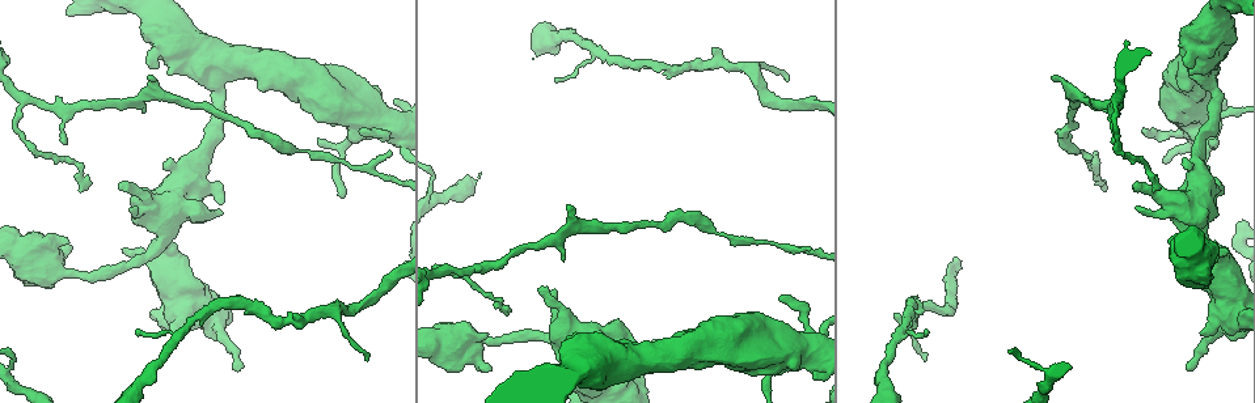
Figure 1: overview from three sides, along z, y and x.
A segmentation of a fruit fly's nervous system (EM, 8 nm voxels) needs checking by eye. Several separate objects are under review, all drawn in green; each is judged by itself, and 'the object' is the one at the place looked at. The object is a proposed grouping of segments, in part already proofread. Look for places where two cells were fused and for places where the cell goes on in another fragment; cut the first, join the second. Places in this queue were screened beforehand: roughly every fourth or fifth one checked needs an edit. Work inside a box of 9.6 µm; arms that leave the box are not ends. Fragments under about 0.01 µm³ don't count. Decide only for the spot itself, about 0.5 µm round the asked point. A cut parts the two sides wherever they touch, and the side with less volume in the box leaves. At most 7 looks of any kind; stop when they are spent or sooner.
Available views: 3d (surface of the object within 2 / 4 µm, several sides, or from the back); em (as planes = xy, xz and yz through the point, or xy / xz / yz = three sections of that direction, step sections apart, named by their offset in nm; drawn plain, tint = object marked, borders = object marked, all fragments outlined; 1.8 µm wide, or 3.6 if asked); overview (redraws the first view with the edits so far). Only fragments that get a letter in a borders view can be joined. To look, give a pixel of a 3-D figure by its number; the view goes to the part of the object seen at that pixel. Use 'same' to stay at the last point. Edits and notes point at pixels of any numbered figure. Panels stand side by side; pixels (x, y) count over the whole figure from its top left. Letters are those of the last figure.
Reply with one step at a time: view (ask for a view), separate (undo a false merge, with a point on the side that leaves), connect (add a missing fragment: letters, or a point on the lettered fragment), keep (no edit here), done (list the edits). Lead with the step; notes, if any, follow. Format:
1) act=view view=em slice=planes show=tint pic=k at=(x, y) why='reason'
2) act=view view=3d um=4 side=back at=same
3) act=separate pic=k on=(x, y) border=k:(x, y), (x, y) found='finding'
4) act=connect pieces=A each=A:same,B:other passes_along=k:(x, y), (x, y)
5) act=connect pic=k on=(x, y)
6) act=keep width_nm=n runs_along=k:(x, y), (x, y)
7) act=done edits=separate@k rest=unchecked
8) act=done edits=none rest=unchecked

act=view view=3d um=4 pic=1 at=(168, 262) why='thick turns thin'

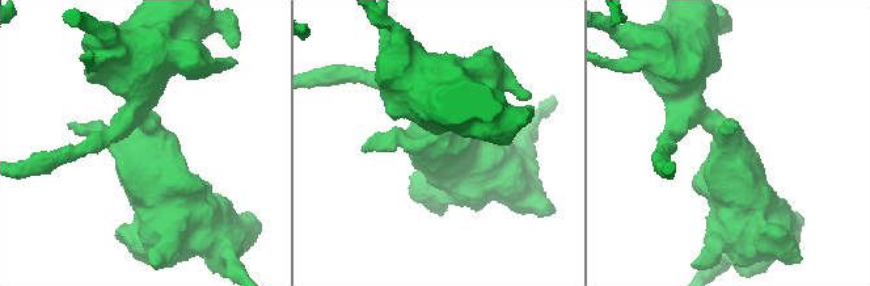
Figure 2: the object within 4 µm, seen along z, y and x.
act=view view=em um=3.6 slice=xz step=4 show=tint pic=2 at=(150, 148) why='now the EM'

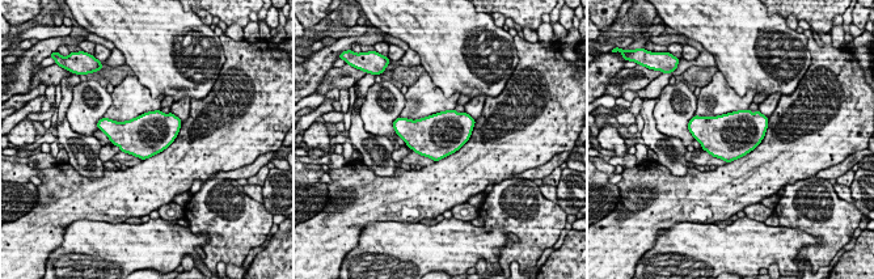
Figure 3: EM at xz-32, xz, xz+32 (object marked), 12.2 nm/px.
act=view view=em um=3.6 slice=planes show=borders at=same why='cut it another way'

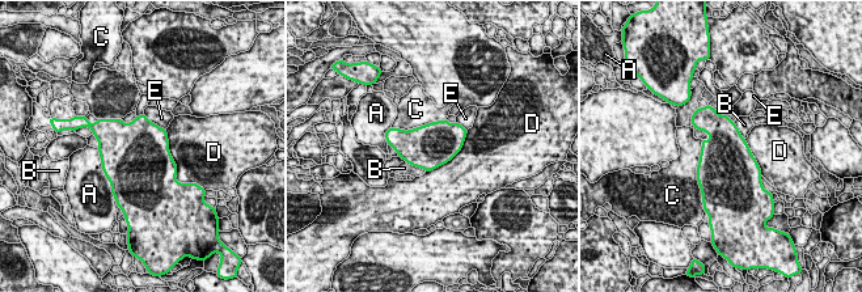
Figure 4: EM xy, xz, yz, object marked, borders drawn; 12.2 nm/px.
act=keep width_nm=550 each=A:other,B:other,C:other,D:other,E:other border=4:(468, 130), (463, 147), (426, 172) found='all the same cell'

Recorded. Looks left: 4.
act=view view=em slice=planes show=borders pic=1 at=(221, 200) why='free end'

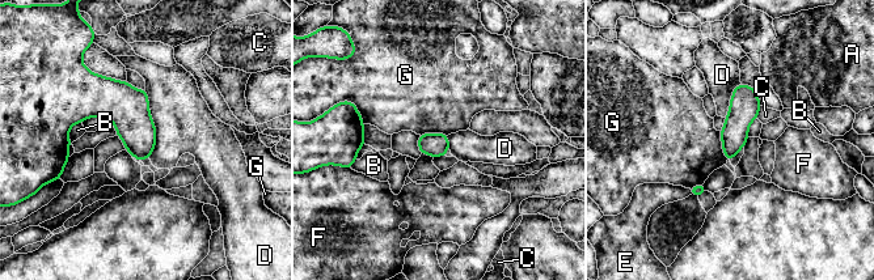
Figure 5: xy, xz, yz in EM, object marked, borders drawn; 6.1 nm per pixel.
act=keep each=A:other,B:other,C:other,D:other,E:other,F:other,G:other border=5:(144, 89), (155, 126), (150, 157) found='none of them fits'

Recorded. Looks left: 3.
act=view view=em slice=xz step=4 show=borders pic=1 at=(1079, 150) why='sudden change in width'

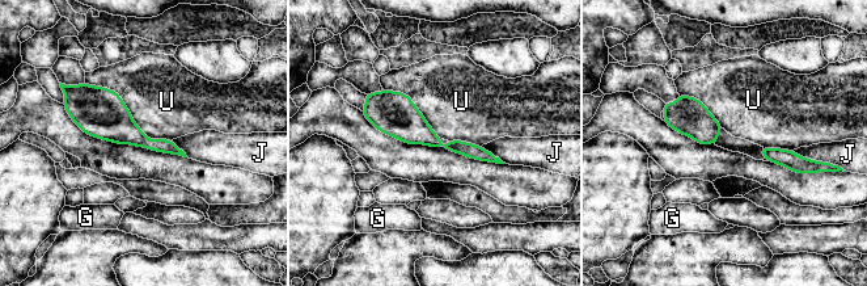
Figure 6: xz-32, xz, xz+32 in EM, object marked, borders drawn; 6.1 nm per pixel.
act=keep each=G:other,J:other,U:other runs_along=6:(371, 99), (443, 146), (493, 159) found='all the same cell'

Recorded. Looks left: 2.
act=done edits=none rest=unchecked

